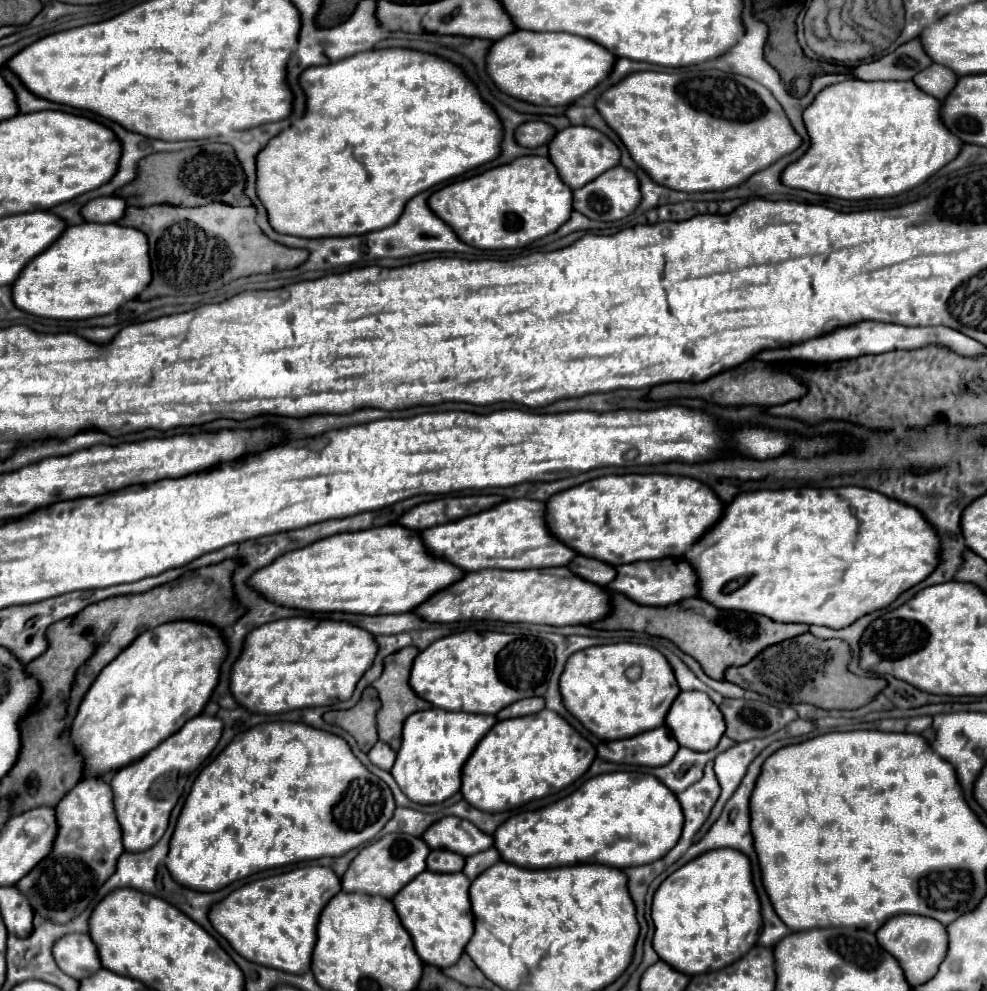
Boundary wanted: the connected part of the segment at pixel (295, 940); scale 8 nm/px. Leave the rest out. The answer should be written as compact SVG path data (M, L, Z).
M318 865L302 867L236 889L212 907L210 921L248 961L288 973L306 973L310 971L318 917L340 889L340 879L332 869Z

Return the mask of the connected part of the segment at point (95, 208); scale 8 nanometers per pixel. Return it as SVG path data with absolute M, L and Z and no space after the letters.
M98 197L82 207L82 215L92 223L116 223L126 213L126 201L122 197Z

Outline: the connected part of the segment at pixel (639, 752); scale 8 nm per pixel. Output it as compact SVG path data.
M662 725L628 739L604 741L596 747L596 753L600 759L612 763L656 767L666 765L674 757L678 747L680 745L676 743L672 731Z

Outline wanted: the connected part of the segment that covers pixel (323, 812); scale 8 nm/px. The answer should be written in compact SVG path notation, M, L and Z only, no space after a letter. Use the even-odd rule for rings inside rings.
M286 721L262 723L262 725L256 725L248 731L244 731L244 733L238 733L226 745L226 749L212 763L208 763L200 771L200 775L196 777L196 781L194 781L194 785L192 785L188 797L186 797L186 803L180 811L174 835L170 839L170 851L168 851L168 857L166 857L166 865L168 865L168 871L170 871L172 879L176 879L180 885L184 885L188 889L194 889L194 891L202 891L202 893L218 891L220 887L224 887L224 885L228 885L236 879L244 879L244 877L248 877L252 873L258 873L258 871L264 871L264 869L282 867L282 865L294 863L294 861L318 859L318 857L340 857L340 855L348 853L350 849L356 849L362 843L368 843L390 821L394 809L396 809L396 805L394 805L394 797L392 797L388 785L382 779L378 779L376 775L372 775L352 755L348 743L342 737L336 737L332 733L314 729L314 727L304 725L304 723L286 723Z

